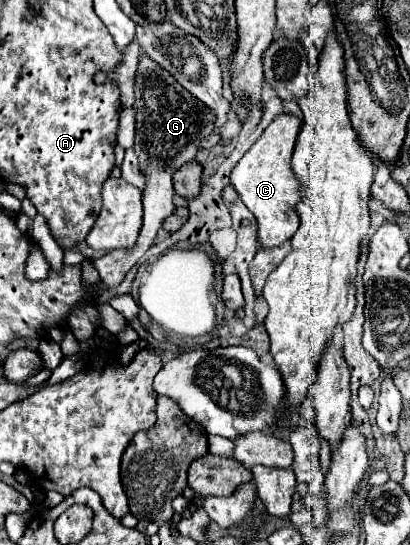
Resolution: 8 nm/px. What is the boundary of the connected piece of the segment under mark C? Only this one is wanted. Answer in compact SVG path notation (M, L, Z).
M277 115L253 143L253 147L239 159L231 175L231 185L237 189L239 199L247 205L259 223L259 243L263 247L281 245L285 239L291 239L299 227L297 211L293 211L293 207L301 197L301 183L291 169L291 155L299 137L299 129L301 119L295 115Z

